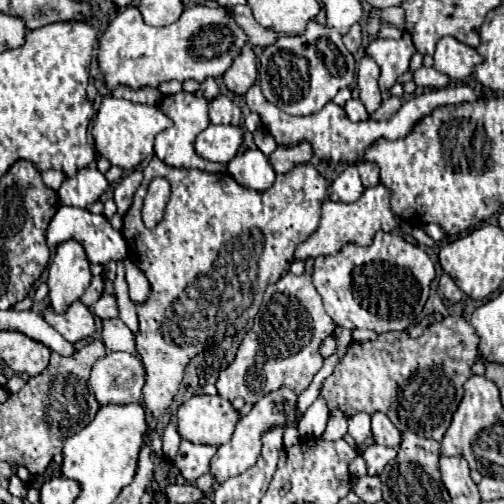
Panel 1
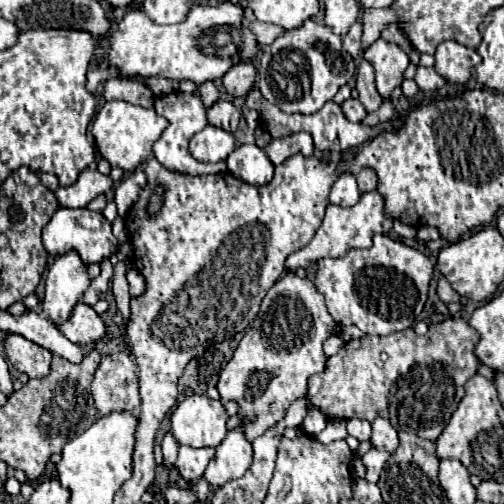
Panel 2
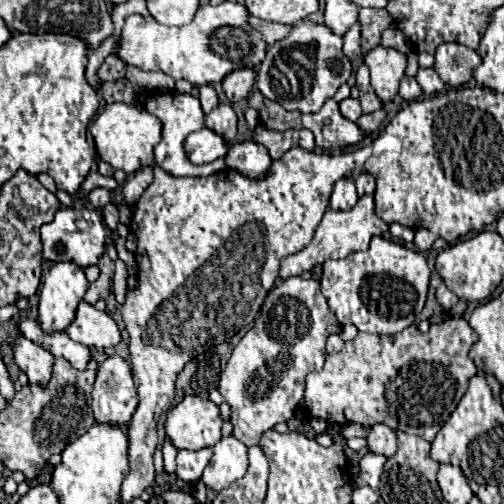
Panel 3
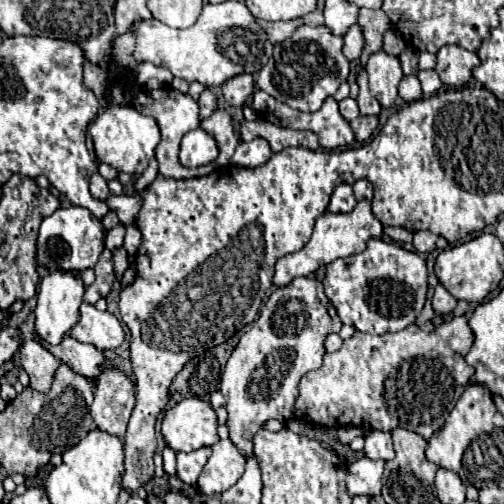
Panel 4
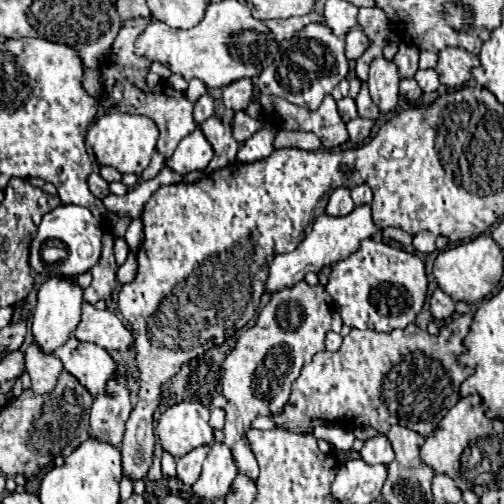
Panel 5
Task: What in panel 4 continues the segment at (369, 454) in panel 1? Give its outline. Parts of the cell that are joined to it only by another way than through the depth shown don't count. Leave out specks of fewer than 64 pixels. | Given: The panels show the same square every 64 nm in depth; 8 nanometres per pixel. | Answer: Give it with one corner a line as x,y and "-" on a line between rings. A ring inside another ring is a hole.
360,458
346,466
346,492
348,496
370,496
376,498
382,488
382,460

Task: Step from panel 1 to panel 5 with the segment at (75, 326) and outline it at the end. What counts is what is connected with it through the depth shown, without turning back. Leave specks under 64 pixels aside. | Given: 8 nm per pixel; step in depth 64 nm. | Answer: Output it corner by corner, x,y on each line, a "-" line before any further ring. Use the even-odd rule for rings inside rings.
82,304
82,320
74,332
78,340
94,342
108,352
128,350
134,344
134,334
110,310
98,310
92,304

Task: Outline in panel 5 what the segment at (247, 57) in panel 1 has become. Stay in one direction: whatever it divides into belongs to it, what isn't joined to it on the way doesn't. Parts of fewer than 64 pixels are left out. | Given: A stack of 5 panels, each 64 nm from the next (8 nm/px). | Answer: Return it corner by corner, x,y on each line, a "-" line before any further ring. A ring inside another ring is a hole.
248,78
236,80
222,88
224,92
224,106
230,110
246,110
252,100
252,82

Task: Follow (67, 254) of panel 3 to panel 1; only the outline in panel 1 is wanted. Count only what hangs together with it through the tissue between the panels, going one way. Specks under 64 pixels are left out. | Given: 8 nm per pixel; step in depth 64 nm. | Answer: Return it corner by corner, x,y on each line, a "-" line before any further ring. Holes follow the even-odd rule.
60,206
58,212
52,216
48,228
46,228
46,244
48,246
58,246
62,242
68,242
68,240
76,240
82,244
84,252
86,252
86,258
92,262
92,264
108,264
110,260
122,260
126,258
126,240
124,236
114,230
110,226
110,222
104,218
104,216
98,216
98,214
92,214
84,208
72,208
72,206

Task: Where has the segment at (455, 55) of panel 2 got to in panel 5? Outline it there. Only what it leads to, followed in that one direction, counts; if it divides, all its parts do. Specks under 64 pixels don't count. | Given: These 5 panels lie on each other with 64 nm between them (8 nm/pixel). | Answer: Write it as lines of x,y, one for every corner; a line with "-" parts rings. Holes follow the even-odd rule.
444,48
438,56
436,72
440,82
448,88
462,88
472,78
472,68
480,64
478,56
464,48

